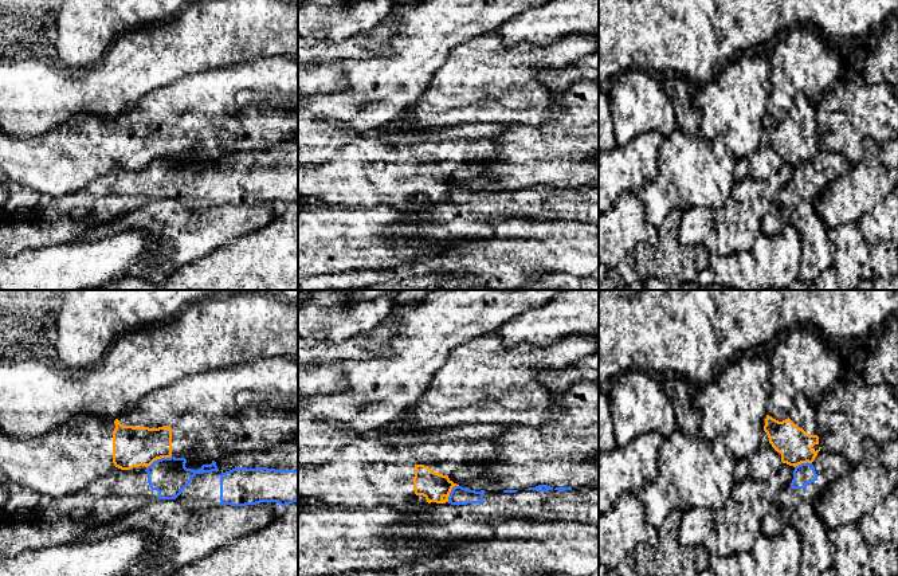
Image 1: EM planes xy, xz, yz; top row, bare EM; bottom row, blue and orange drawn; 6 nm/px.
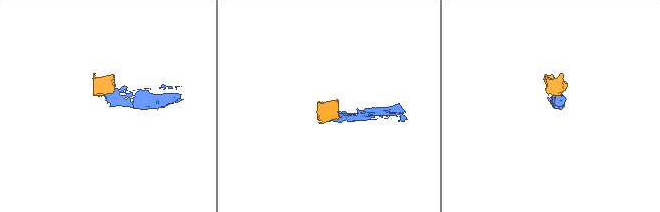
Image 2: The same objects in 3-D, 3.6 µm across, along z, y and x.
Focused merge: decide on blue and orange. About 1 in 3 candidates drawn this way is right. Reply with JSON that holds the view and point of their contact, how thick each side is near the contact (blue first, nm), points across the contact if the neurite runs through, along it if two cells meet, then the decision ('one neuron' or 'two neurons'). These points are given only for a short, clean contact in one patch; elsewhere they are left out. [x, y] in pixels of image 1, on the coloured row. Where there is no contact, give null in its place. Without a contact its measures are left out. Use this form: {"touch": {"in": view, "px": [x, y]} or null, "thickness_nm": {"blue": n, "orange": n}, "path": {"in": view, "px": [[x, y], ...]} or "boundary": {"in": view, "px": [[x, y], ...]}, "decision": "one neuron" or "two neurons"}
{"touch": {"in": "xy", "px": [159, 459]}, "thickness_nm": {"blue": 220, "orange": 240}, "boundary": {"in": "xy", "px": [[171, 455], [157, 458], [146, 467]]}, "decision": "two neurons"}

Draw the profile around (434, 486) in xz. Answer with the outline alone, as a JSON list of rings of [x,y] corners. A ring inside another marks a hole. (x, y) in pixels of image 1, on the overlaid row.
[[[364,435],[342,447],[337,457],[315,469],[298,467],[298,498],[332,508],[376,508],[385,505],[403,513],[419,513],[448,502],[455,486],[448,477],[464,467],[489,467],[501,444],[493,439],[384,444]]]

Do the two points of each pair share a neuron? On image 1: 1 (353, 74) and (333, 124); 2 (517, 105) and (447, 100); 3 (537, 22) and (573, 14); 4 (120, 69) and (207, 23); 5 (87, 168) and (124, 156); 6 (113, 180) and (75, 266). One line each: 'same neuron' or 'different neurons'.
1: same neuron
2: same neuron
3: same neuron
4: same neuron
5: same neuron
6: different neurons

